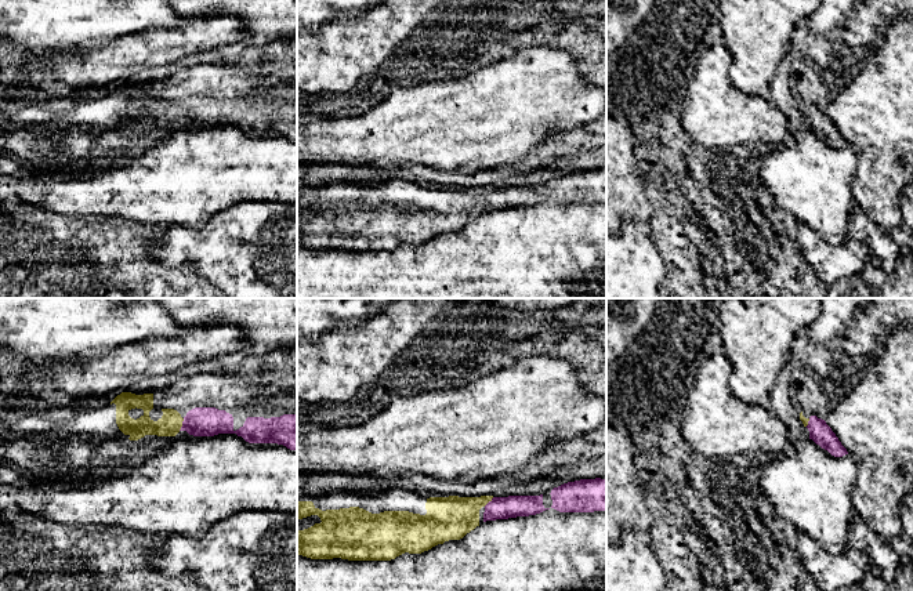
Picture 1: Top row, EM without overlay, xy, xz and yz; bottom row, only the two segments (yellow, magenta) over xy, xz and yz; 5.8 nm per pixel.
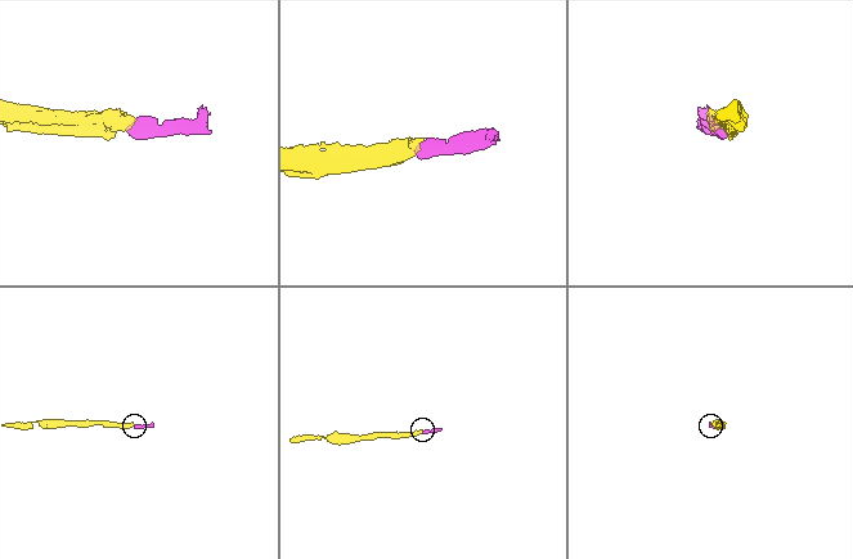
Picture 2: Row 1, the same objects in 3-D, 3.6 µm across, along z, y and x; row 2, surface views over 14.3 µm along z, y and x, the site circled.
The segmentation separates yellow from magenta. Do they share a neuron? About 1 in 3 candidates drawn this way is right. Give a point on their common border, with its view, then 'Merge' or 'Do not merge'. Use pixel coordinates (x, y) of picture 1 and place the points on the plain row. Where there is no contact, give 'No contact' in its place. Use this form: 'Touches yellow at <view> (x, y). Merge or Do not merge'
Touches yellow at xy (181, 115). Merge

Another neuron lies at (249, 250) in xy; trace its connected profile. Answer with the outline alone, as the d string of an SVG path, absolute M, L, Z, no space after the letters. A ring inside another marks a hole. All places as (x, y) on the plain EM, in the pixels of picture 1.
M244 202L217 213L202 229L167 226L156 229L149 257L170 268L192 262L204 283L229 298L297 298L297 204Z

